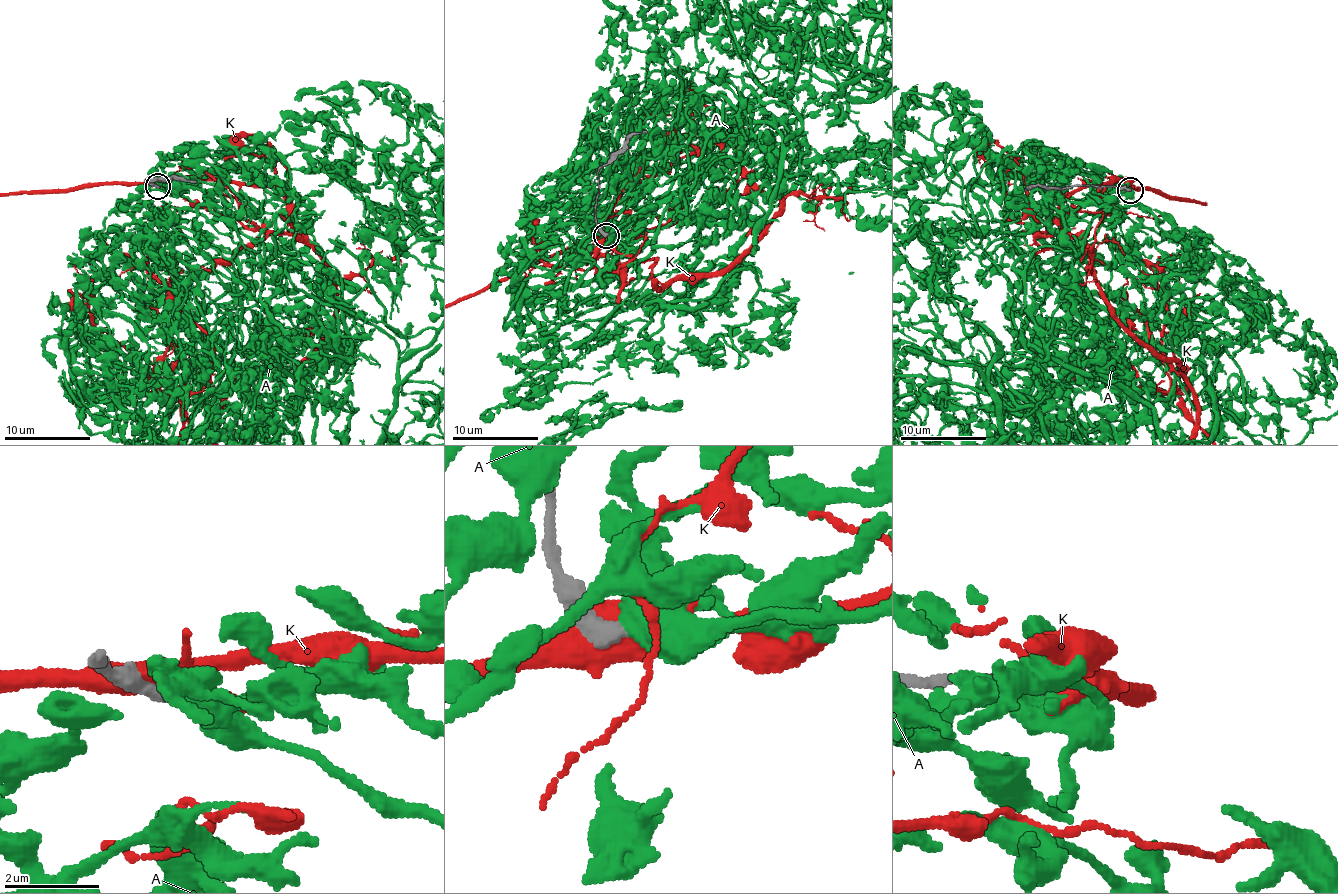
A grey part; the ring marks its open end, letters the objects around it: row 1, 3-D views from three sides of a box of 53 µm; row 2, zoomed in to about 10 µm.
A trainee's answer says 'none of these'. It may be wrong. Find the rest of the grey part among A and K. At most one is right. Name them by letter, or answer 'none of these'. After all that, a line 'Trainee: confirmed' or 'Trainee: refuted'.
none of these
Trainee: confirmed

